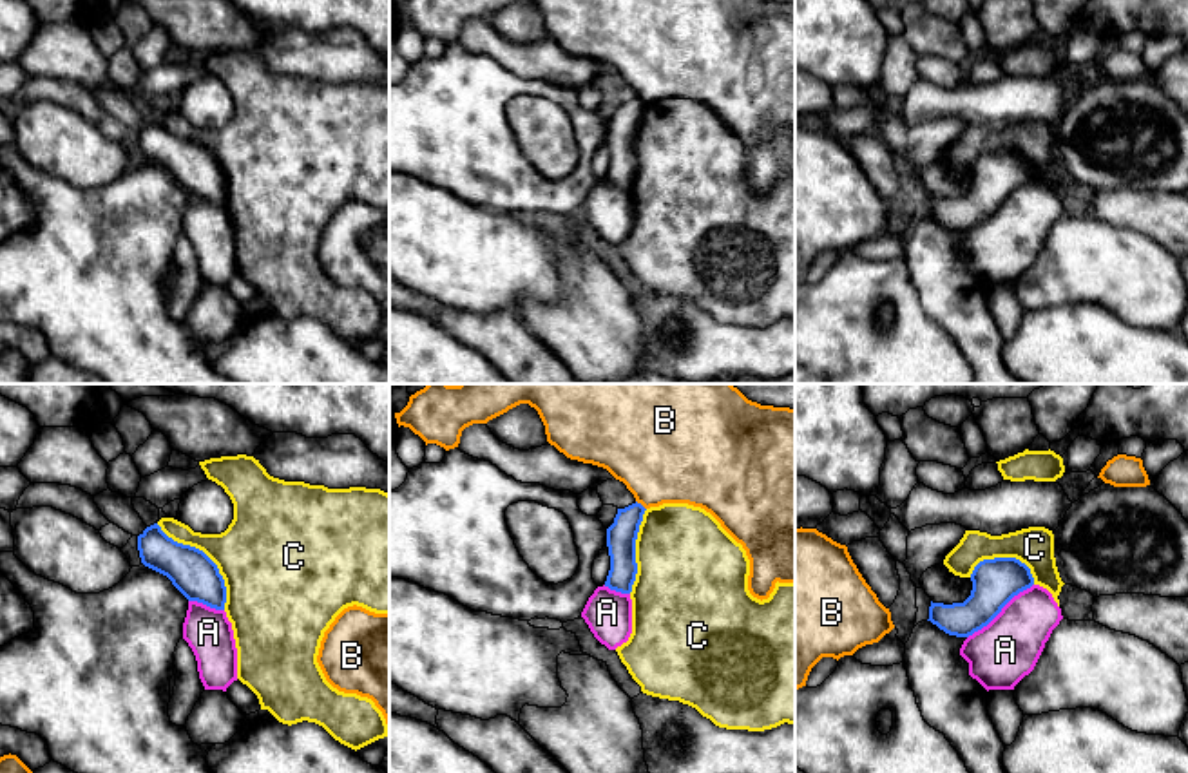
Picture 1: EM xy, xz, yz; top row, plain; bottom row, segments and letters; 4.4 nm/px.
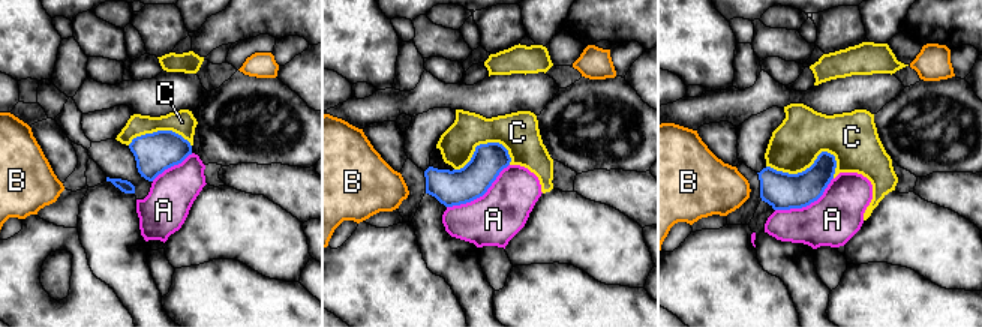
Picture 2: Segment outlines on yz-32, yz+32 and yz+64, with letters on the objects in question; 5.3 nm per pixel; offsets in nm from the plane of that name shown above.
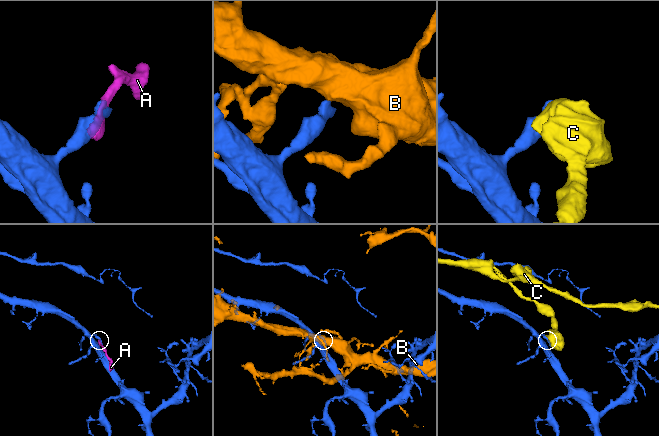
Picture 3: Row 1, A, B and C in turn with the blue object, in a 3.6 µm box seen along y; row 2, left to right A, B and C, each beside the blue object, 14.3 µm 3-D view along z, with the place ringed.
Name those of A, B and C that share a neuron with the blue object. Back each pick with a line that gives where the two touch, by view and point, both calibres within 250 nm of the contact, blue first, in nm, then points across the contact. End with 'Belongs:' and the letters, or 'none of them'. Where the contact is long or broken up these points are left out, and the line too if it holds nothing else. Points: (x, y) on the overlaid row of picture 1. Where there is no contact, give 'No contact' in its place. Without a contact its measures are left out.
Belongs: none of them

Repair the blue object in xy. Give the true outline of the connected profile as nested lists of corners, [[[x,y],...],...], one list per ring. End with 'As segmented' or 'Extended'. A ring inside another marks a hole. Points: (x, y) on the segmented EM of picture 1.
[[[158,523],[138,536],[138,550],[141,563],[167,576],[188,601],[225,610],[225,579],[203,550],[174,541]]]. As segmented

